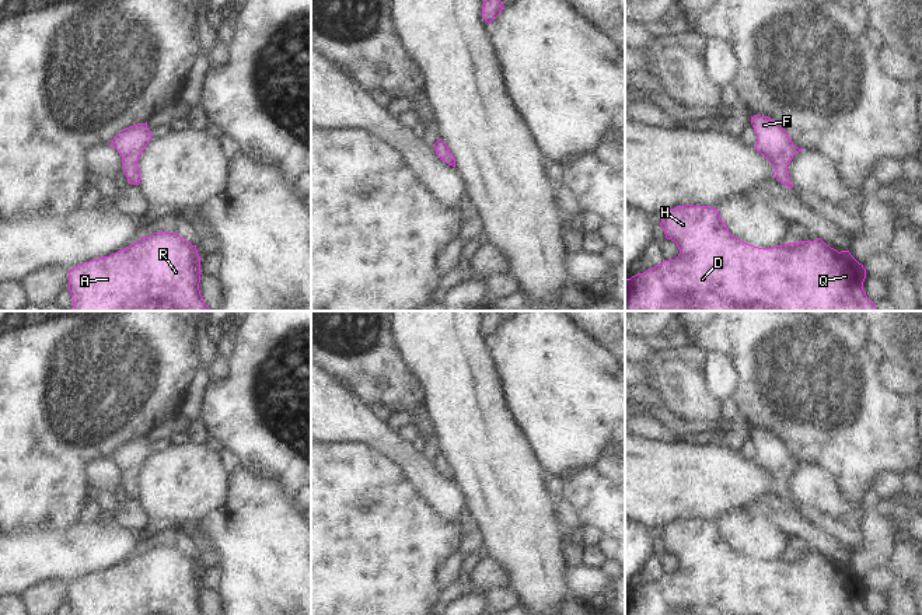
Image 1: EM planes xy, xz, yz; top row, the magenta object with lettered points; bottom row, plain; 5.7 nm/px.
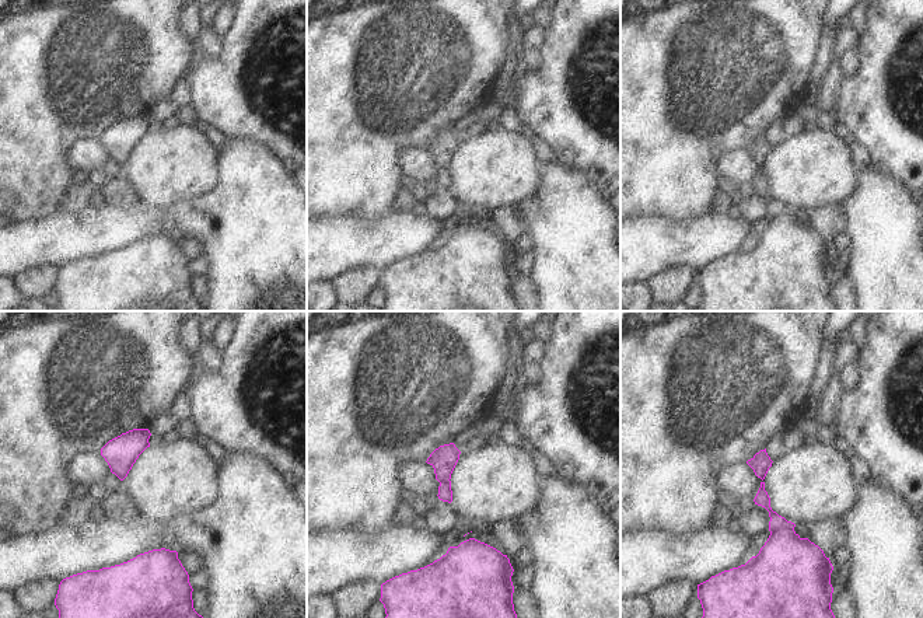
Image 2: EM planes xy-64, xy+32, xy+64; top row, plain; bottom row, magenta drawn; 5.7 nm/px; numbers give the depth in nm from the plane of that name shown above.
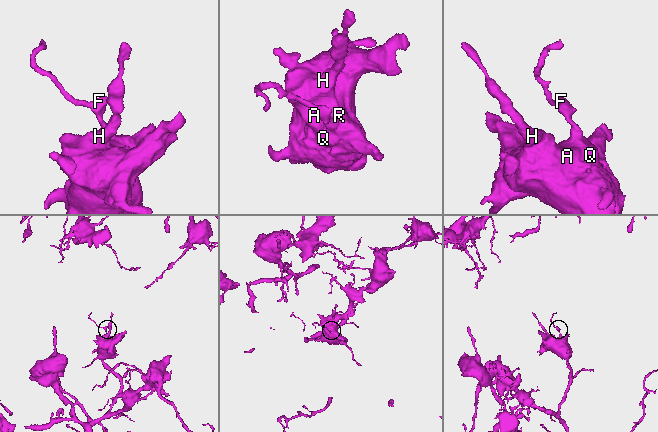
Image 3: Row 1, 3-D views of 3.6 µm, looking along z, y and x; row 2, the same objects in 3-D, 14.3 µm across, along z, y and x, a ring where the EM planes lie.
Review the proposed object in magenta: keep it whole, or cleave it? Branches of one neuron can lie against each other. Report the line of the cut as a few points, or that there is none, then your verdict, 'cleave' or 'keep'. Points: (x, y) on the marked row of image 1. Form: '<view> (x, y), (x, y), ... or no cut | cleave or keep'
no cut | keep

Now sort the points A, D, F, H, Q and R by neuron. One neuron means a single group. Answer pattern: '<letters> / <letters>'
A D F H Q R

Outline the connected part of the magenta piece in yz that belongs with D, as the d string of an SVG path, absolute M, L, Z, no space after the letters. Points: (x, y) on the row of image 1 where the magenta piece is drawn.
M677 206L661 213L660 226L666 238L677 244L680 254L675 259L664 261L643 273L638 273L625 280L625 311L877 311L876 304L870 301L863 290L866 269L849 251L831 248L821 238L814 241L797 241L772 248L758 248L750 245L729 233L729 227L720 219L717 209L709 206Z

